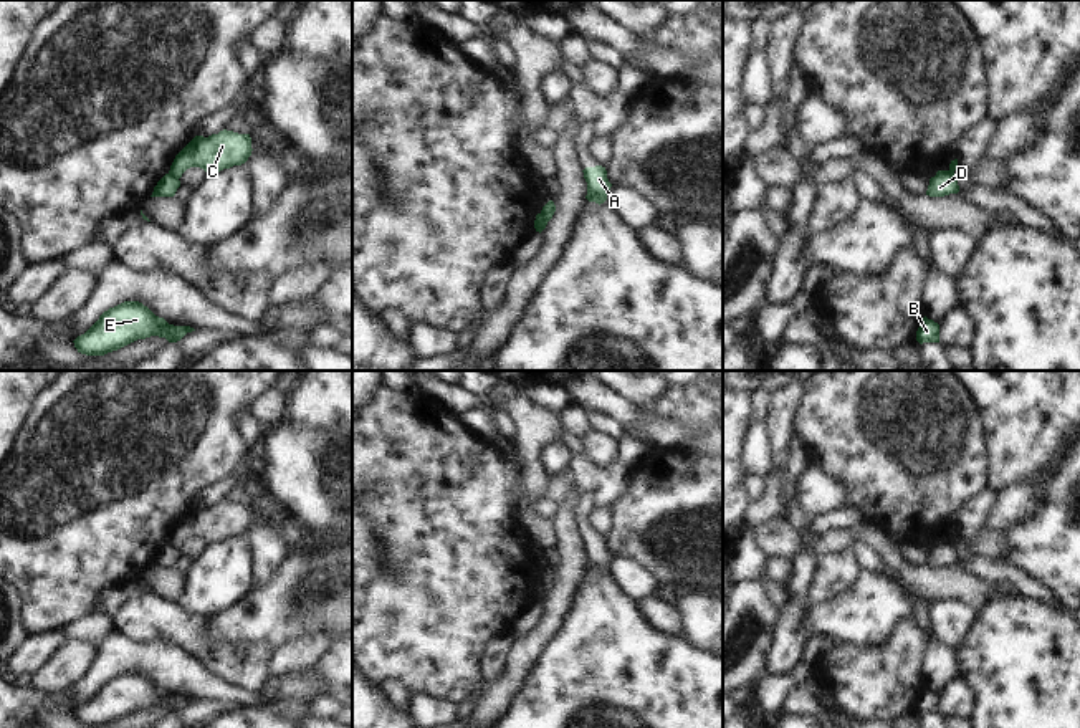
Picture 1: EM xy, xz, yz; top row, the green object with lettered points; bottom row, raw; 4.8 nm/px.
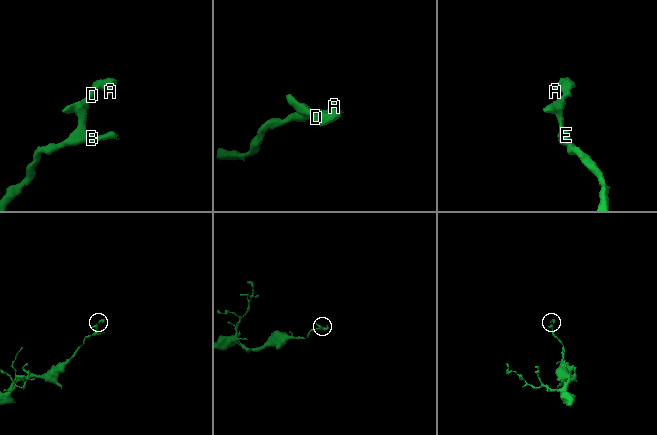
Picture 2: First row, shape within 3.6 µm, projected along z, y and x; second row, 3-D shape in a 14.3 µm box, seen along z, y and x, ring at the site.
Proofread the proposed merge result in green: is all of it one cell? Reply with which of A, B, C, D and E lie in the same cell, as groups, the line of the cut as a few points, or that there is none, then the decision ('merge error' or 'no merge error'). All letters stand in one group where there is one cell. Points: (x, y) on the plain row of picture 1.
groups A C / B D E; cut xy (169, 541), (177, 550); merge error

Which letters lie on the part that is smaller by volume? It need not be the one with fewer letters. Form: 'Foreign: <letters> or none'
Foreign: A, C

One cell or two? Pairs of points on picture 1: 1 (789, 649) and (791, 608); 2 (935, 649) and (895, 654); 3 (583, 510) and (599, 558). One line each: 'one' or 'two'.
1: one
2: two
3: one

